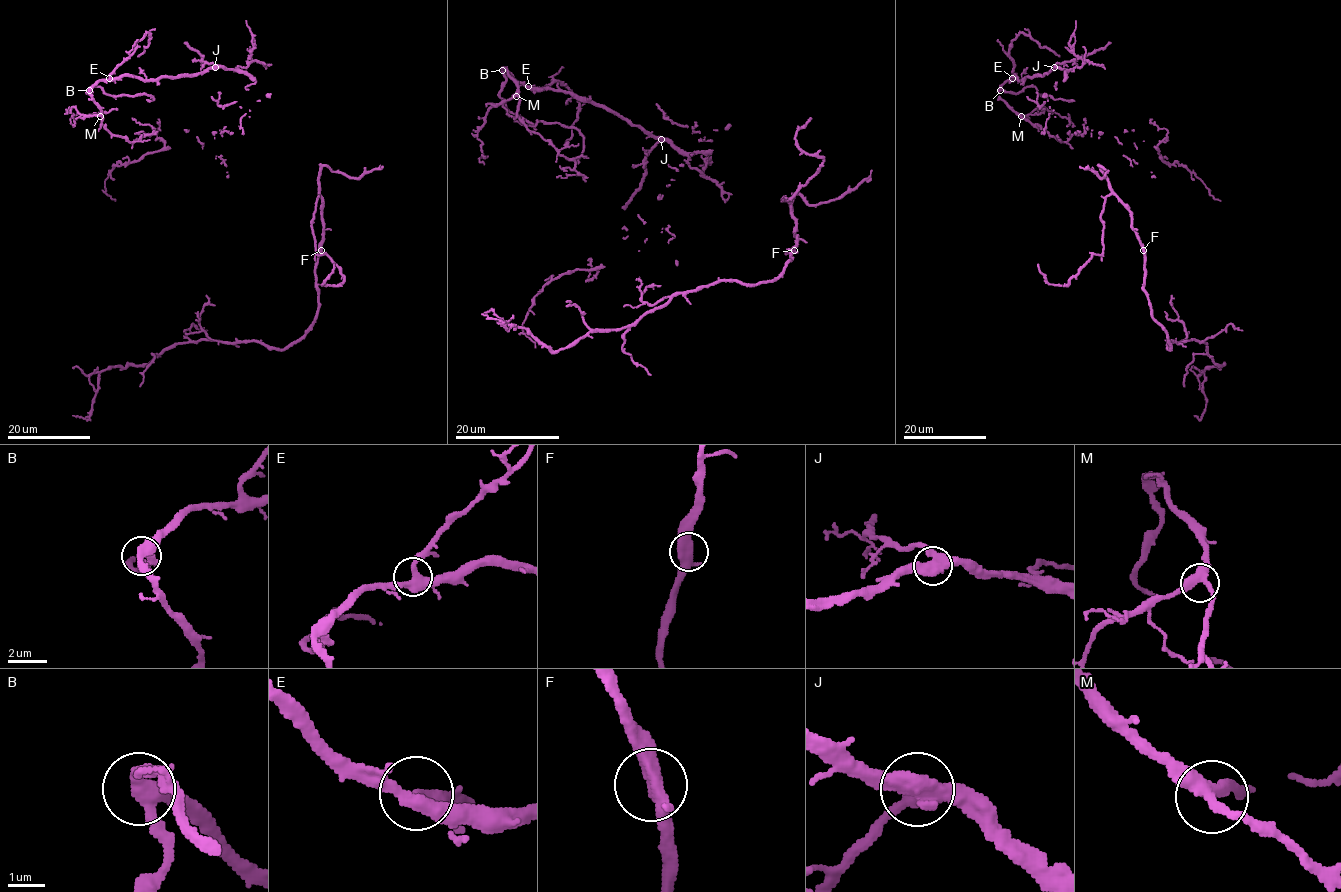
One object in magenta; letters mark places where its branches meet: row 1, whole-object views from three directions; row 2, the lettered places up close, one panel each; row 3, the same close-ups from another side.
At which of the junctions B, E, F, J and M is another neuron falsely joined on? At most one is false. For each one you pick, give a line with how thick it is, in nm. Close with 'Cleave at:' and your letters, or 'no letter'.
Cleave at: no letter

